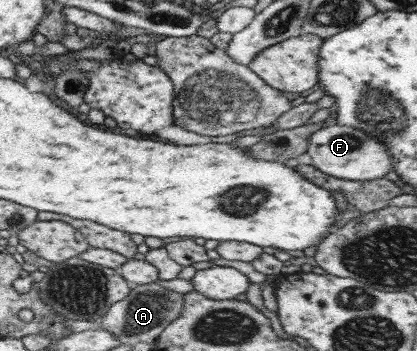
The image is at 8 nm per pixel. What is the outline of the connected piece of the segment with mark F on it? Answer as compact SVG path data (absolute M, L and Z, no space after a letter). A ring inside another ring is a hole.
M338 123L316 131L308 141L306 155L309 155L309 161L316 169L341 180L372 181L394 171L394 160L390 158L388 146L380 138Z

